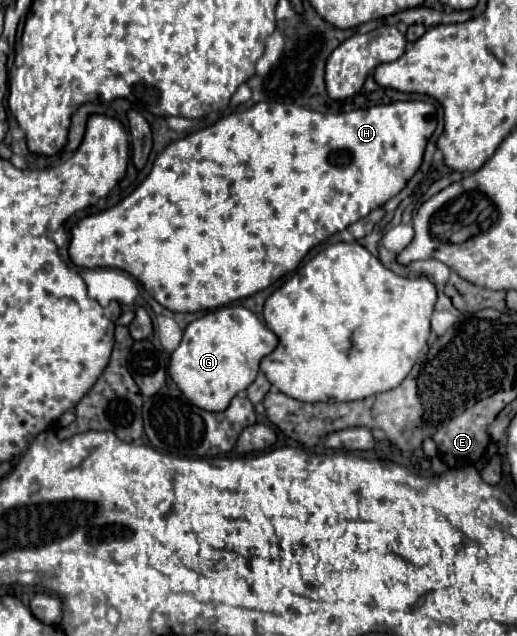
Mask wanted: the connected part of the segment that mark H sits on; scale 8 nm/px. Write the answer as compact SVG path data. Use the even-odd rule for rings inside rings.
M396 101L390 105L376 105L370 109L356 109L350 112L320 113L310 111L304 107L298 107L294 103L259 102L250 109L244 109L240 113L232 113L228 117L222 117L214 125L190 133L184 139L178 139L170 143L154 161L154 167L150 175L118 205L100 211L96 215L84 217L80 223L74 225L70 231L70 245L68 255L74 265L78 267L114 267L130 273L134 279L138 279L144 289L166 309L170 311L184 311L184 313L196 313L204 309L216 309L222 305L228 305L232 301L250 297L262 289L266 289L270 283L280 279L282 275L290 273L298 267L302 257L306 253L326 241L330 235L344 231L348 225L356 223L358 217L366 217L372 209L382 207L388 199L398 195L406 181L418 171L424 155L424 147L428 139L432 137L436 129L436 109L432 103L426 101Z

